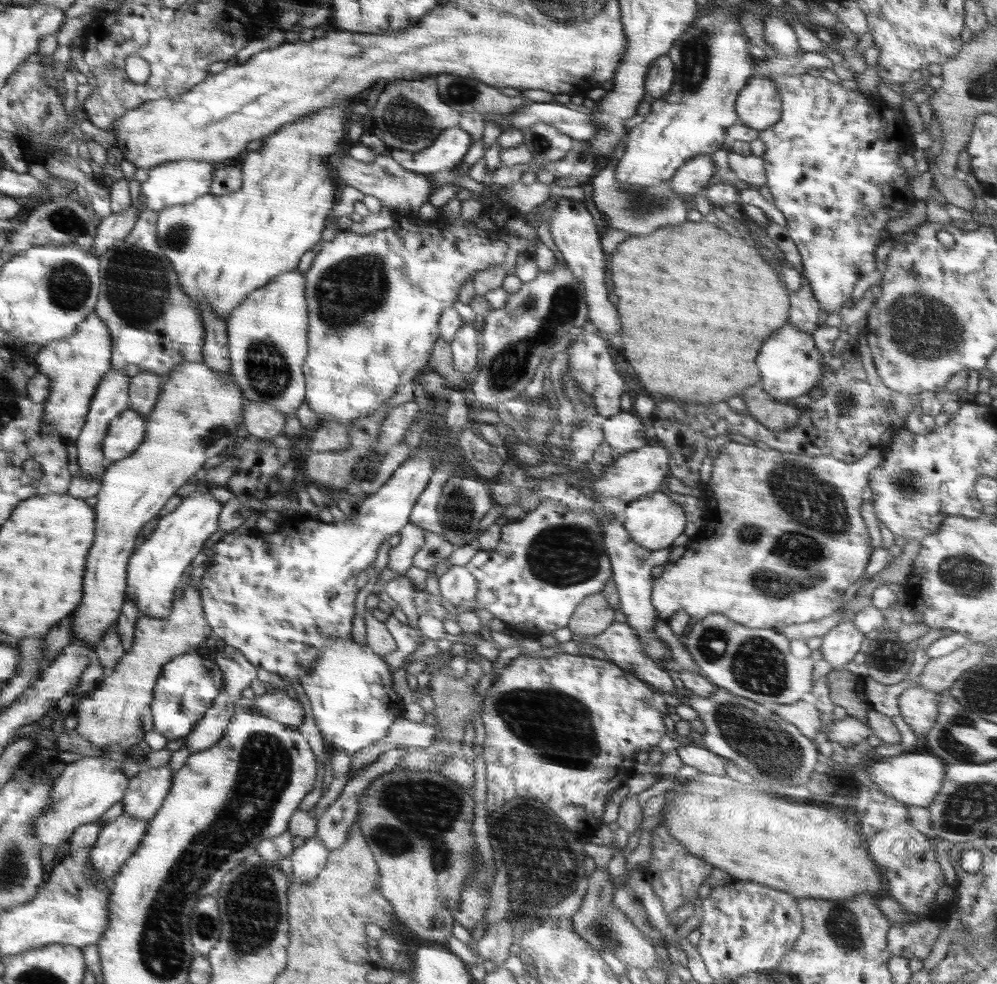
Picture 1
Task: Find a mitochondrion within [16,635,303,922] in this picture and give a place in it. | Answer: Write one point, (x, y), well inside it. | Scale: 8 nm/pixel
(70, 878)

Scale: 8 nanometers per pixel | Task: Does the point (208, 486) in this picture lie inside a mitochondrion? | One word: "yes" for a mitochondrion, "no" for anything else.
no

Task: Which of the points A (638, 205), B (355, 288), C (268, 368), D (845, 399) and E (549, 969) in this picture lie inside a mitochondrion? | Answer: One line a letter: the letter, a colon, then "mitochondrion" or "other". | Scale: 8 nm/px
A: mitochondrion
B: mitochondrion
C: mitochondrion
D: mitochondrion
E: other

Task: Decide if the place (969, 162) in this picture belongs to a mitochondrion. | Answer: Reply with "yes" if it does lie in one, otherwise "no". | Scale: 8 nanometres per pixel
no

